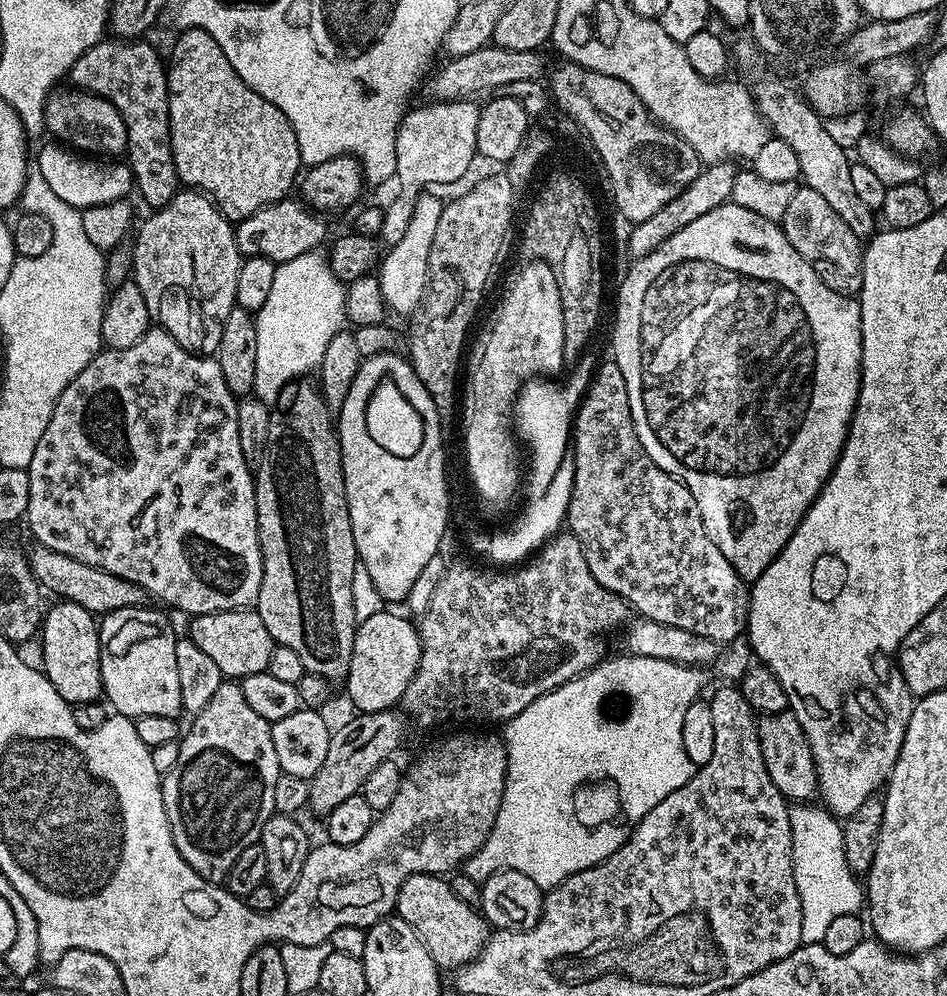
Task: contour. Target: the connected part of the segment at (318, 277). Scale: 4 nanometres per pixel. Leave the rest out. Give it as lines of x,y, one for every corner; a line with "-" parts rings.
313,250
294,258
285,264
276,265
274,283
266,302
255,313
256,333
258,334
258,362
256,363
255,399
267,406
277,403
280,391
297,378
304,378
307,372
315,373
323,362
323,355
330,340
339,332
345,331
346,284
336,275
331,263

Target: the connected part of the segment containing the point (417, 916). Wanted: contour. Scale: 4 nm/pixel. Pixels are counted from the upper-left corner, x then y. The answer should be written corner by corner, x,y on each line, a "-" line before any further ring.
436,874
406,878
396,896
394,912
416,931
441,970
460,970
471,965
479,959
490,939
490,928
483,915
477,909
466,906
462,898
452,893
451,883

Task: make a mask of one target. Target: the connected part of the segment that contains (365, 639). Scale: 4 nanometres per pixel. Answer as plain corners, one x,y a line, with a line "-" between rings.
372,612
368,617
361,619
356,626
354,638
354,650
350,658
350,670
346,687
348,696
352,699
351,707
360,714
383,712
396,707
403,692
416,672
417,663
420,660
420,635
415,623
403,620
392,612

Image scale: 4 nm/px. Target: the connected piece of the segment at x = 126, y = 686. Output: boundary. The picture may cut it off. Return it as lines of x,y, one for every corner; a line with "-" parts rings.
148,607
120,608
103,617
99,625
104,639
100,650
103,695
106,700
108,696
107,703
122,716
135,718
162,714
179,717
184,704
175,662
178,632
172,629
171,622
162,613

